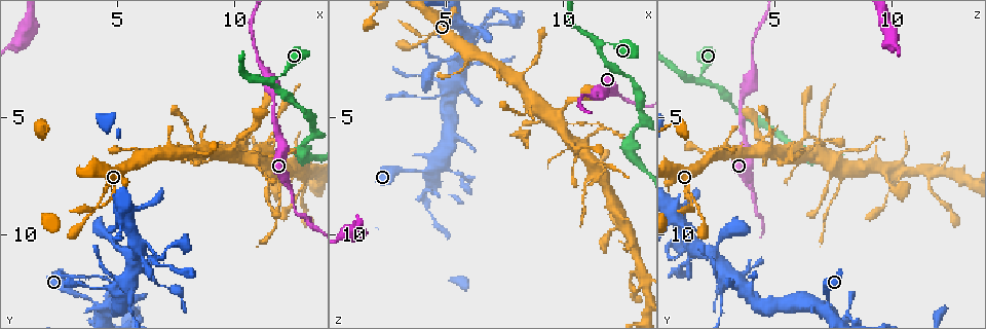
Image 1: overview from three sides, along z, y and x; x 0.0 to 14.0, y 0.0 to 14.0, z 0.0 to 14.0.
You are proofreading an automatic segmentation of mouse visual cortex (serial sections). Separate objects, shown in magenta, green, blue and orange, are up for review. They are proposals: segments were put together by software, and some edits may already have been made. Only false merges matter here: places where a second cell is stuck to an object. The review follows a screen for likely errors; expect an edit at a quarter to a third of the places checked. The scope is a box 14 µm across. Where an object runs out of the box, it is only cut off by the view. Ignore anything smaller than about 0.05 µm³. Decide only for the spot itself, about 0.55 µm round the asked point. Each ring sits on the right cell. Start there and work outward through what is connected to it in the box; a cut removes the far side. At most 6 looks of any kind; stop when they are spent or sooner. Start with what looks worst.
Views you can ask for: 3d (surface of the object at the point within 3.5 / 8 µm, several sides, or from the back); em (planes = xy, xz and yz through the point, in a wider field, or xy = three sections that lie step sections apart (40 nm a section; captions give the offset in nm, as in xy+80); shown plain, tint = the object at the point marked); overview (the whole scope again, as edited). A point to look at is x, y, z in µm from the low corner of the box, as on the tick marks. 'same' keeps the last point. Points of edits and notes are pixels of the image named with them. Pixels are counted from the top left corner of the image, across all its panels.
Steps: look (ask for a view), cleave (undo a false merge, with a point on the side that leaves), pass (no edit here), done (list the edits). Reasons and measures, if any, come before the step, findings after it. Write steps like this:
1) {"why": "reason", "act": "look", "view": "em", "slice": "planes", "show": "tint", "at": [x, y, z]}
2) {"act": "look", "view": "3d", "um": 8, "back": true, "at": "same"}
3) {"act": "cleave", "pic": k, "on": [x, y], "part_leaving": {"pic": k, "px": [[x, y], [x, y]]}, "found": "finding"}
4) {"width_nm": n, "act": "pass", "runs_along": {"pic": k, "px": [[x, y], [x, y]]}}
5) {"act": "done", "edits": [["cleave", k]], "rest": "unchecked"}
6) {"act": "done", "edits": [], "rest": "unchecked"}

{"why": "arms part here", "act": "look", "view": "3d", "um": 3.5, "at": [11.5, 3.5, 1.8]}

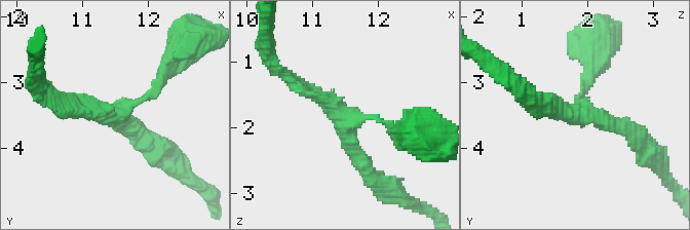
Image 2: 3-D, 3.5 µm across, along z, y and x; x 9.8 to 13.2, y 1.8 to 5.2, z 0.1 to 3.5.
{"arms": 3, "arm_widths_nm": [200, 200, 250], "why": "need the tissue", "act": "look", "view": "em", "slice": "xy", "step": 2, "show": "tint", "at": [11.60, 3.50, 1.85]}

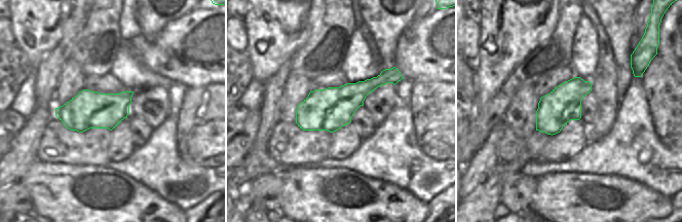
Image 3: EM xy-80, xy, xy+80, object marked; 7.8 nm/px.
{"act": "pass", "runs_along": {"pic": 2, "px": [[595, 69], [578, 113], [634, 129]]}, "found": "one cell here"}

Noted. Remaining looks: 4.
{"why": "thin arm on a thick one", "act": "look", "view": "3d", "um": 3.5, "at": [6.2, 10.4, 1.4]}

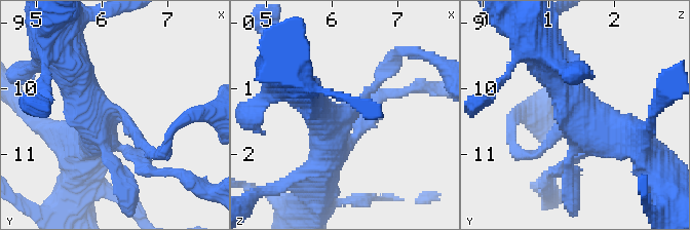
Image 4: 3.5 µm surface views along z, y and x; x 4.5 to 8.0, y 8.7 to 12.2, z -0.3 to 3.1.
{"act": "pass", "found": "all the same cell"}

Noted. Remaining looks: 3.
{"why": "calibre changes", "act": "look", "view": "3d", "um": 8, "at": [12.4, 7.8, 4.1]}

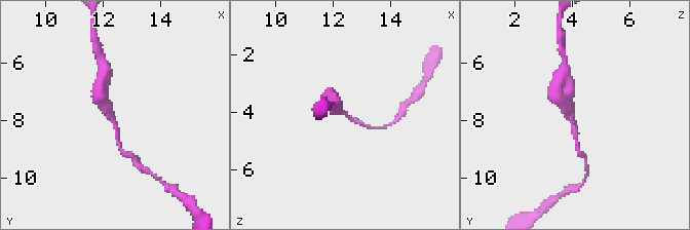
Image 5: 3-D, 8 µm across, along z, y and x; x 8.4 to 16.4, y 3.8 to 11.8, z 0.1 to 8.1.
{"arm_widths_nm": [150, 400], "why": "need the tissue", "act": "look", "view": "em", "slice": "xy", "step": 5, "show": "tint", "at": [12.4, 7.9, 4.0]}

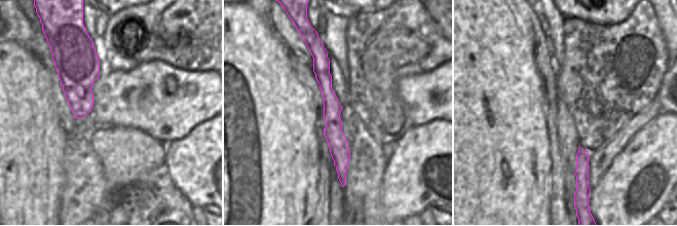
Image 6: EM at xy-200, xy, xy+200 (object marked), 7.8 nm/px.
{"act": "pass", "runs_along": {"pic": 5, "px": [[557, 93], [576, 125], [577, 145]]}, "found": "continuous, no second cell"}

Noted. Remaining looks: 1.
{"act": "done", "edits": [], "rest": "unchecked"}

